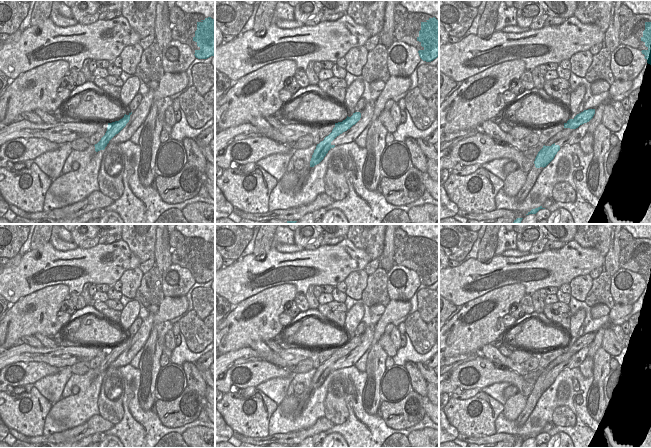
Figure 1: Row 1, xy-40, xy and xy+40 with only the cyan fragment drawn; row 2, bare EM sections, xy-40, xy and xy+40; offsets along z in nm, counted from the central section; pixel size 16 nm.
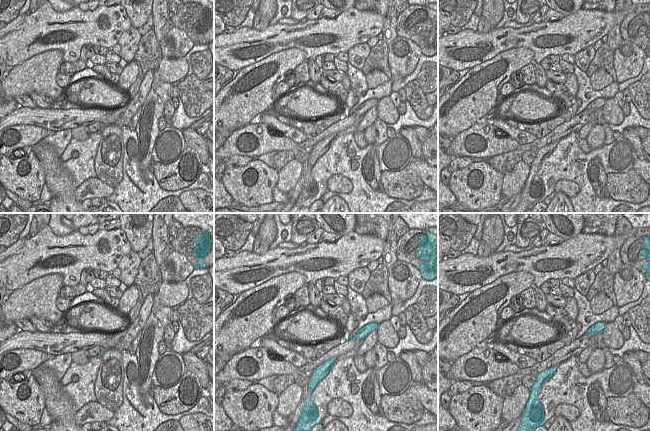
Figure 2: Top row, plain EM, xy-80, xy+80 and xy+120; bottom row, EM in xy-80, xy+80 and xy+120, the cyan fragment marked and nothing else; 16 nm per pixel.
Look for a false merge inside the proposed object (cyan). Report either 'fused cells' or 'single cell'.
fused cells

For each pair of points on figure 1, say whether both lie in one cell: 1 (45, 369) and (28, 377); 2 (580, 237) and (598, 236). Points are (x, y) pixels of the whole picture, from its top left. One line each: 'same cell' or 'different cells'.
1: same cell
2: same cell

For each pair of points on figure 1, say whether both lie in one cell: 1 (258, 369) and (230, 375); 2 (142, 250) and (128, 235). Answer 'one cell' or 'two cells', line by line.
1: one cell
2: one cell

